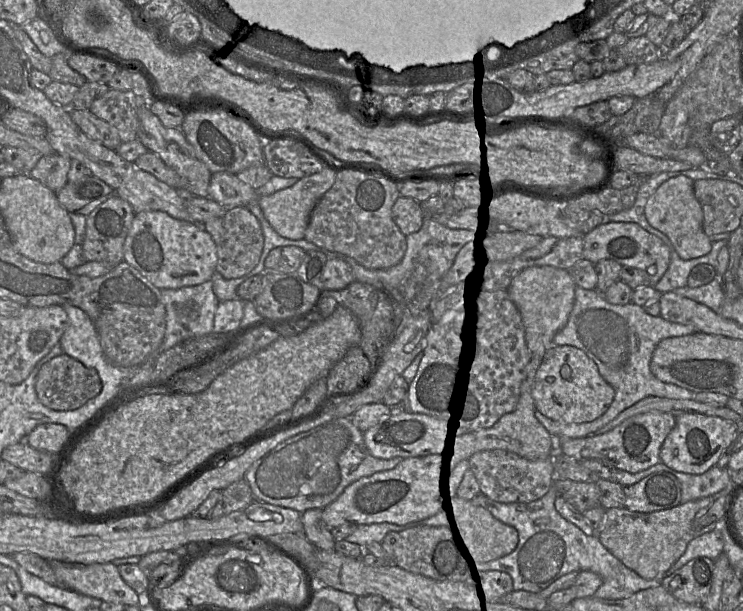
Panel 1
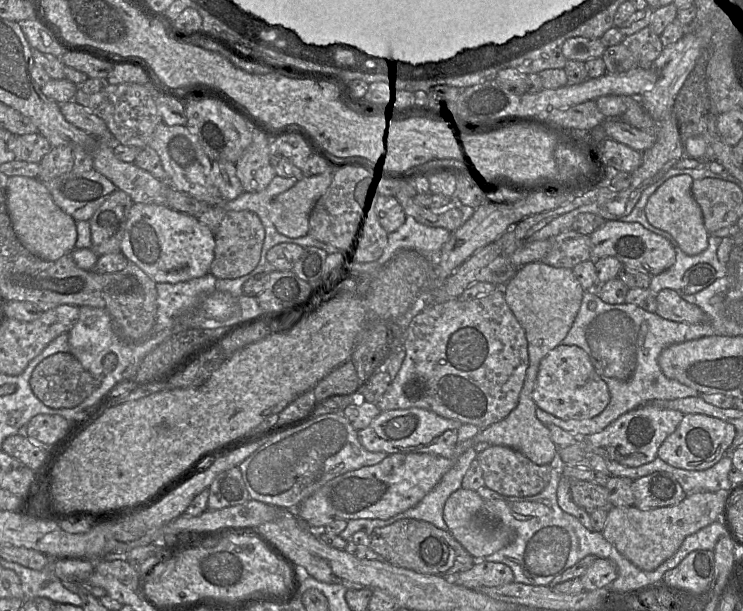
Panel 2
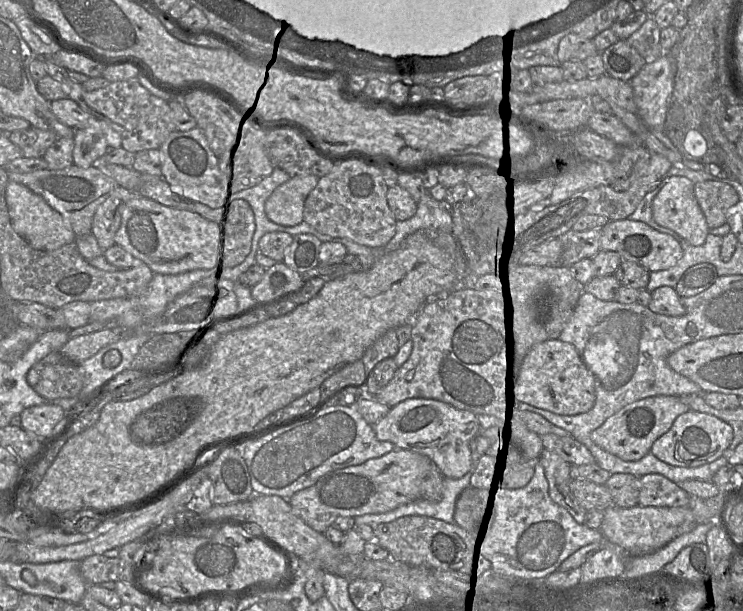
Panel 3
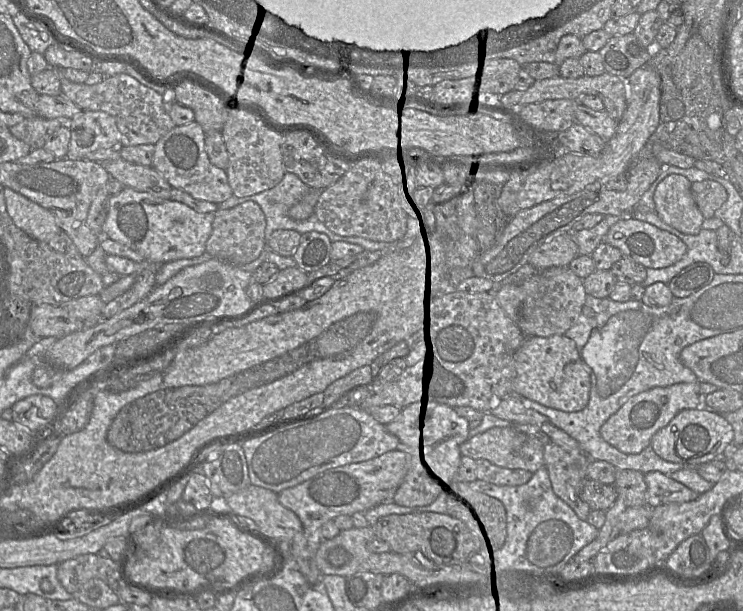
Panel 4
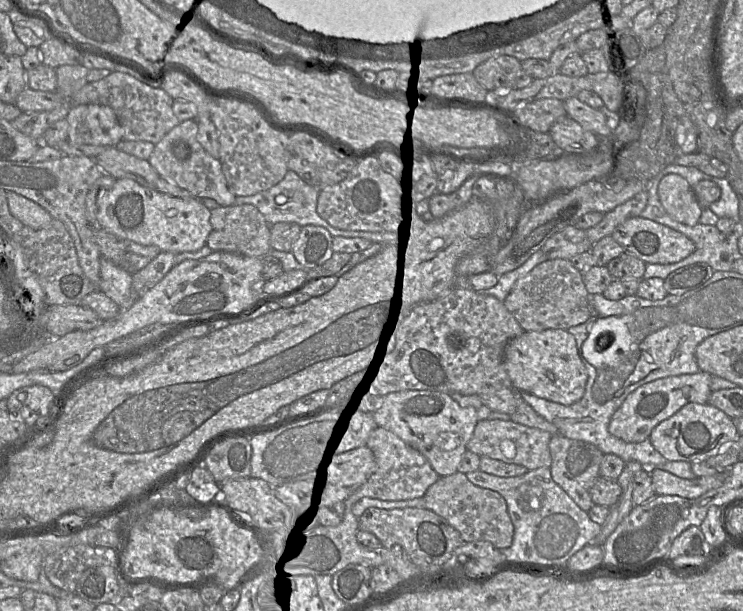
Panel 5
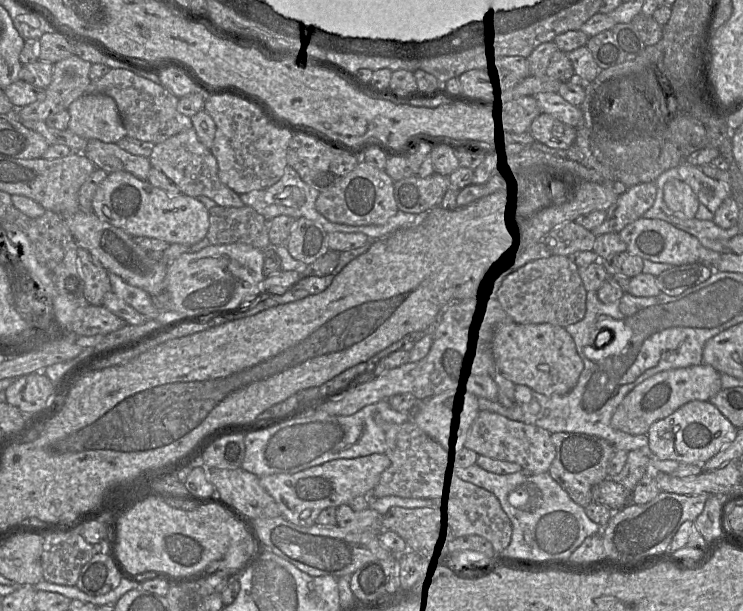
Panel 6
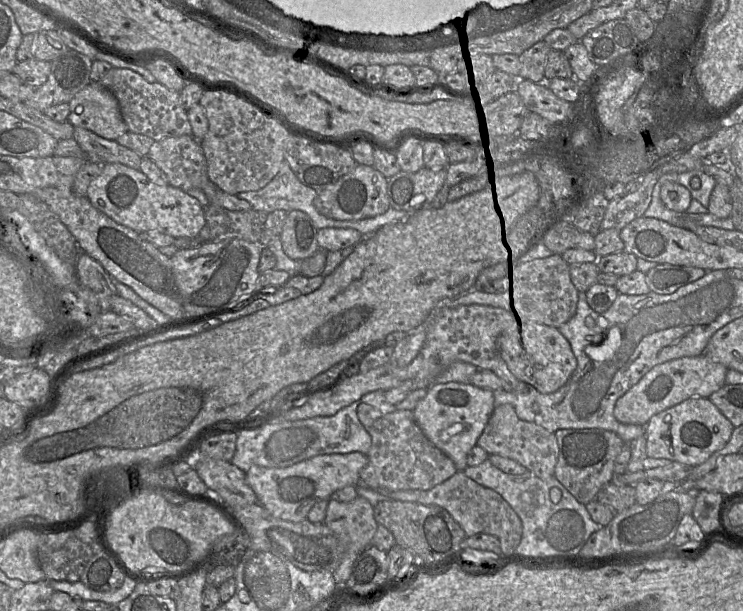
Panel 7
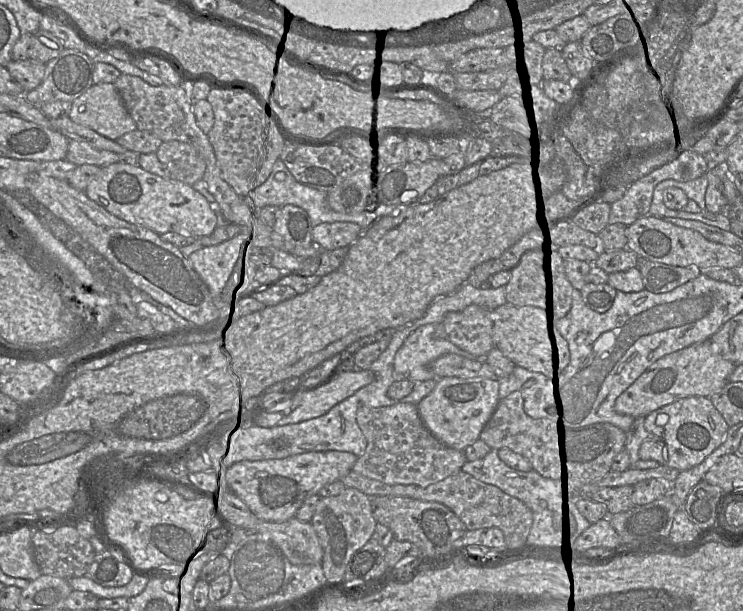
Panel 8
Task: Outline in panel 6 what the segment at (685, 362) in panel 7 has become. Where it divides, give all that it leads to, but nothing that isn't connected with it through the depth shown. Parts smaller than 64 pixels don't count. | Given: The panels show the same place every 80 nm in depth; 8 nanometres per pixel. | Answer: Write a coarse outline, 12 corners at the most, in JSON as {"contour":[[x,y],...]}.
{"contour":[[708,364],[656,373],[633,388],[611,426],[647,434],[682,405],[709,401],[721,373]]}

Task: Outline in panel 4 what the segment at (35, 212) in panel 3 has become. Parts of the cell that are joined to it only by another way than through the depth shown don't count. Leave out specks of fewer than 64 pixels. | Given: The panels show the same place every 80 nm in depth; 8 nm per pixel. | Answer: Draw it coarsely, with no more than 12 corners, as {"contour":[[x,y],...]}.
{"contour":[[8,187],[14,224],[46,240],[62,231],[54,214]]}

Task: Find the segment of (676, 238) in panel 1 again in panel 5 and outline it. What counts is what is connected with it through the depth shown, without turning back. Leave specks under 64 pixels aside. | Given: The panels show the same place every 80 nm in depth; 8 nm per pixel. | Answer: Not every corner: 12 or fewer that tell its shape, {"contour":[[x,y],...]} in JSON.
{"contour":[[682,176],[658,186],[662,206],[674,220],[699,223],[702,207]]}

